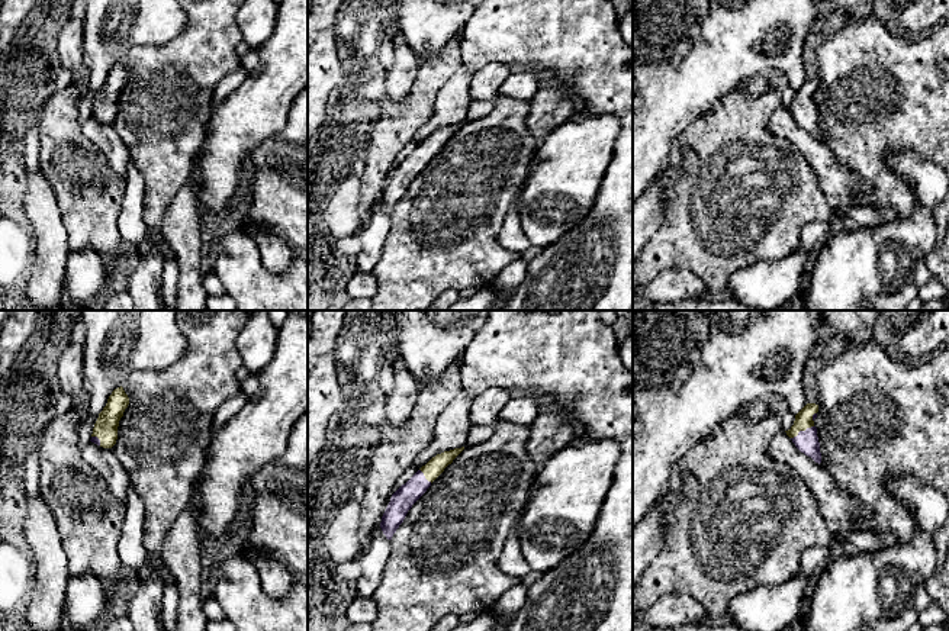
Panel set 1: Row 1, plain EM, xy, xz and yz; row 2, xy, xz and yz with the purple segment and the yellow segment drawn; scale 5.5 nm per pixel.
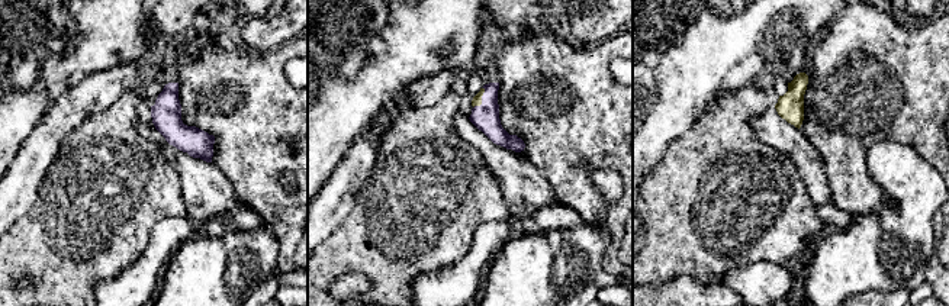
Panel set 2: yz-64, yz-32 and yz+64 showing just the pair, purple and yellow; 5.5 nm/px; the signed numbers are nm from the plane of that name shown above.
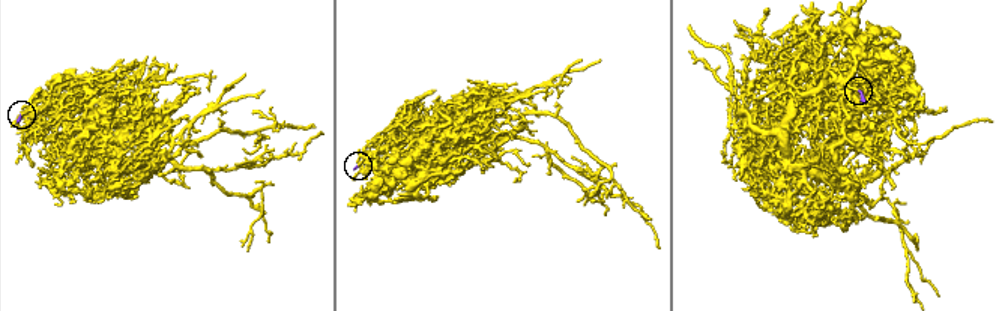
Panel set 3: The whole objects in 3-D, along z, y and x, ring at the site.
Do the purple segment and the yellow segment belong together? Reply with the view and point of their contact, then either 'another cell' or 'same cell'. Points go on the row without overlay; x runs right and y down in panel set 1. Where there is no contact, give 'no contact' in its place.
yz (801, 106) | same cell

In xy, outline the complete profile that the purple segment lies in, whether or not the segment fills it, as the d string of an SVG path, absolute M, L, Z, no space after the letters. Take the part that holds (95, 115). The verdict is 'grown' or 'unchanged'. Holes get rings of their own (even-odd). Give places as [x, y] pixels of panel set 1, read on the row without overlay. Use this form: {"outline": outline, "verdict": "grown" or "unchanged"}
{"outline": "M123 62L115 64L109 71L106 81L99 88L90 116L103 123L112 123L118 115L119 96L128 80L129 73Z", "verdict": "grown"}

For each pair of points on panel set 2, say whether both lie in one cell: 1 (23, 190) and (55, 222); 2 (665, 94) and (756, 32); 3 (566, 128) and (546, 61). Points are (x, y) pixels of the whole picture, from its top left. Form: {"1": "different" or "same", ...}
{"1": "different", "2": "same", "3": "same"}

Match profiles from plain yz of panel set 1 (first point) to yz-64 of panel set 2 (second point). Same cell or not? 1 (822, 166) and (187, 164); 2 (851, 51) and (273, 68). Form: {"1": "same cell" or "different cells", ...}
{"1": "same cell", "2": "same cell"}

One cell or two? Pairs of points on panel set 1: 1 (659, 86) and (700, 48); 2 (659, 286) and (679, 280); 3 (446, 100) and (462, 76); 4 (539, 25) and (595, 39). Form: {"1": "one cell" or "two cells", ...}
{"1": "one cell", "2": "one cell", "3": "one cell", "4": "one cell"}

